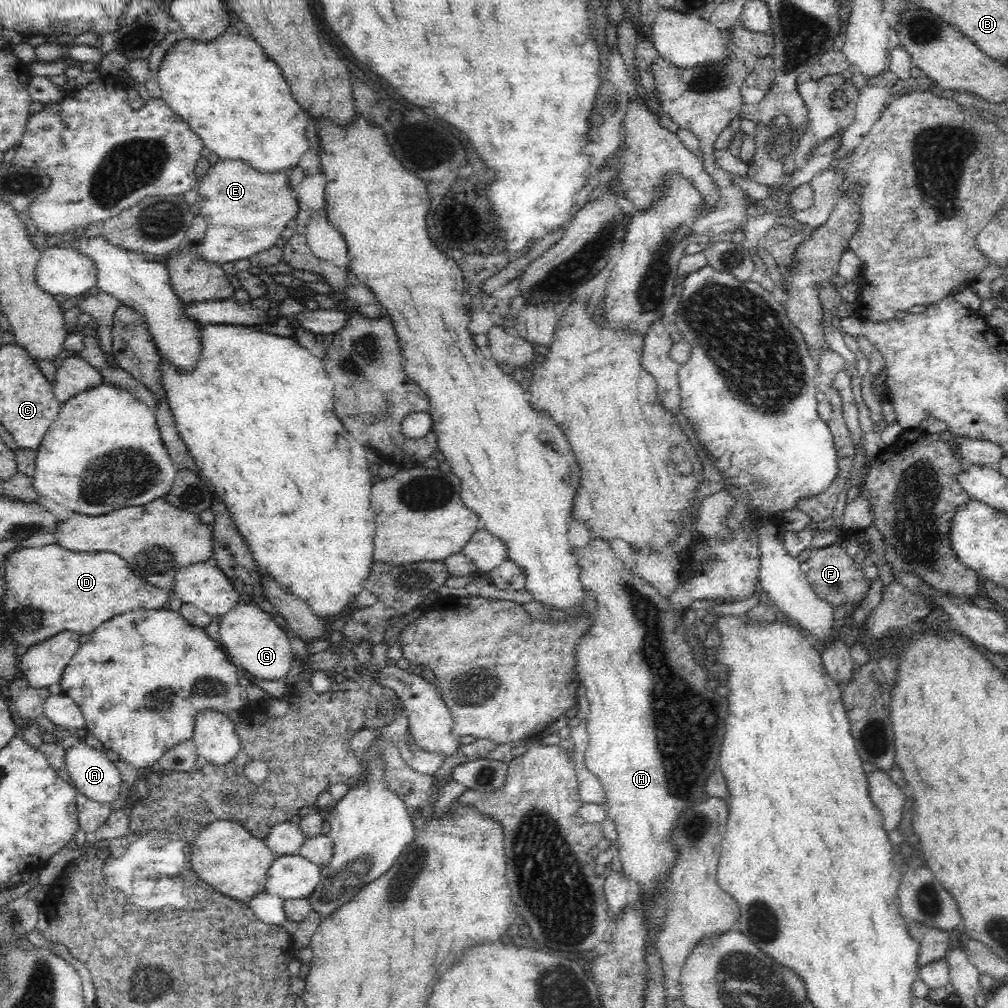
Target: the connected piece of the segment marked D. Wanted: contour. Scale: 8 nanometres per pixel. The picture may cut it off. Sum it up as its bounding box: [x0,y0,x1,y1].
[4,543,173,650]

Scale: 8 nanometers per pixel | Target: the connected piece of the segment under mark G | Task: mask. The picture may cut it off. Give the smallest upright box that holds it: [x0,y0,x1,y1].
[220,600,295,681]

